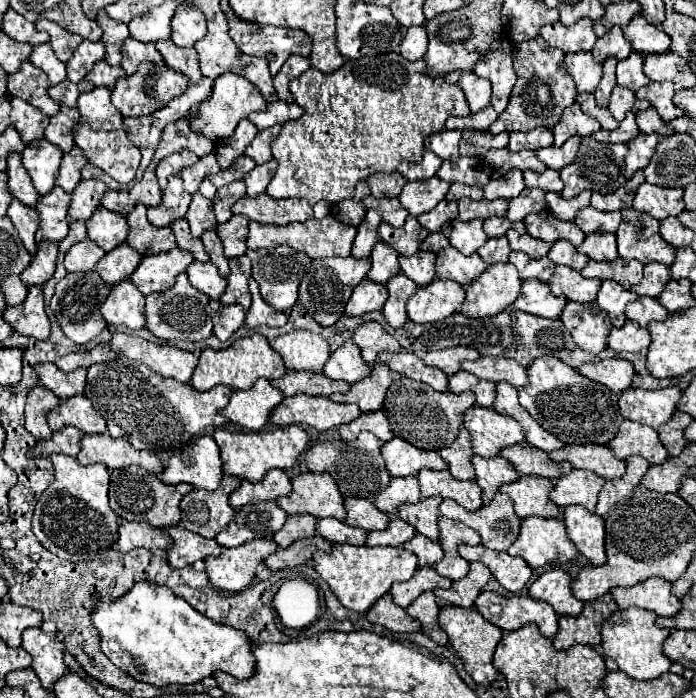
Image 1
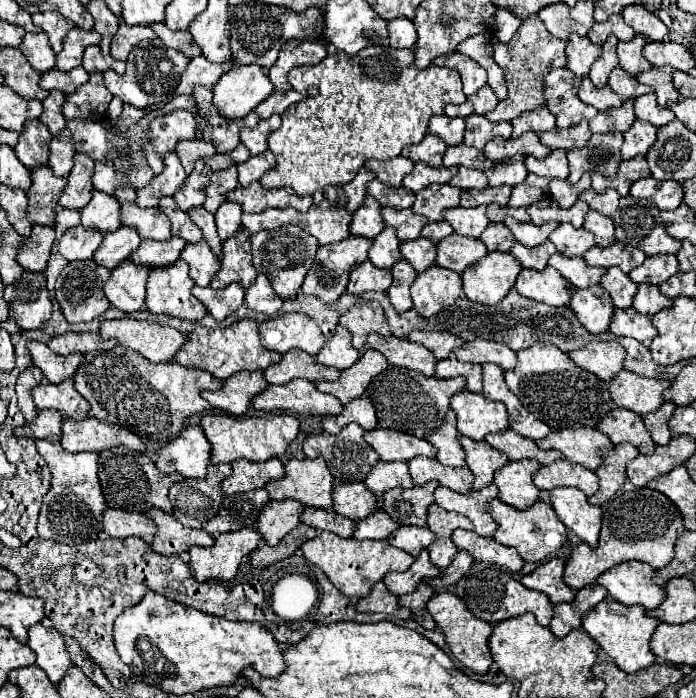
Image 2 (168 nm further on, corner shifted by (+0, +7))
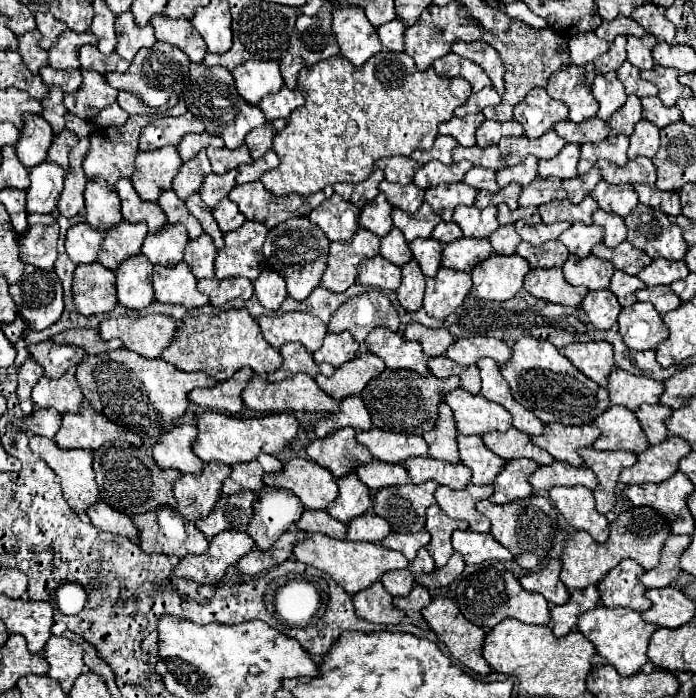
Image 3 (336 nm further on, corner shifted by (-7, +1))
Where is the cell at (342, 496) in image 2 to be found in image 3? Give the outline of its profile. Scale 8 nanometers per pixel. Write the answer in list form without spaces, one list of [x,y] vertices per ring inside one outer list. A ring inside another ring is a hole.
[[[345,475],[337,479],[339,485],[339,495],[337,499],[331,503],[331,507],[327,507],[327,513],[343,523],[353,521],[355,517],[367,513],[371,509],[371,491],[367,485],[363,485],[359,481],[357,475]]]

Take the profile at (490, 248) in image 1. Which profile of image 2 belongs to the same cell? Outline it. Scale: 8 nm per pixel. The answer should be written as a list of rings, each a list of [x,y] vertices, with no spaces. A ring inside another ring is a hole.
[[[490,223],[480,239],[486,243],[488,251],[510,251],[514,245],[514,237],[504,223]]]

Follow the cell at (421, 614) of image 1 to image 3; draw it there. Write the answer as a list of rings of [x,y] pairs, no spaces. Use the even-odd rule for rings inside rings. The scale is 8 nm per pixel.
[[[415,585],[413,591],[407,597],[395,597],[393,603],[401,611],[405,611],[405,615],[413,621],[413,625],[417,625],[423,631],[429,631],[429,625],[427,625],[427,621],[421,615],[421,609],[427,607],[427,603],[431,603],[431,595],[429,595],[427,587]]]

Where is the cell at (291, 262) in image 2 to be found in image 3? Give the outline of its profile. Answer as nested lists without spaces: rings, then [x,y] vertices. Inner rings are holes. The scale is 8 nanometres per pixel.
[[[303,217],[287,219],[269,229],[267,241],[263,245],[263,255],[267,259],[267,267],[285,279],[289,297],[303,301],[311,295],[315,287],[319,287],[319,279],[323,275],[323,267],[329,255],[329,243],[331,241],[323,235],[323,231],[319,231],[319,227]]]

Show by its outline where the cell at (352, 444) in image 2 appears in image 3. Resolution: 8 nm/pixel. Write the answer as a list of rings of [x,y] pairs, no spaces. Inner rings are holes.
[[[343,427],[323,439],[315,439],[309,445],[309,459],[333,471],[335,477],[355,473],[359,465],[371,463],[373,455],[355,439],[351,427]]]

